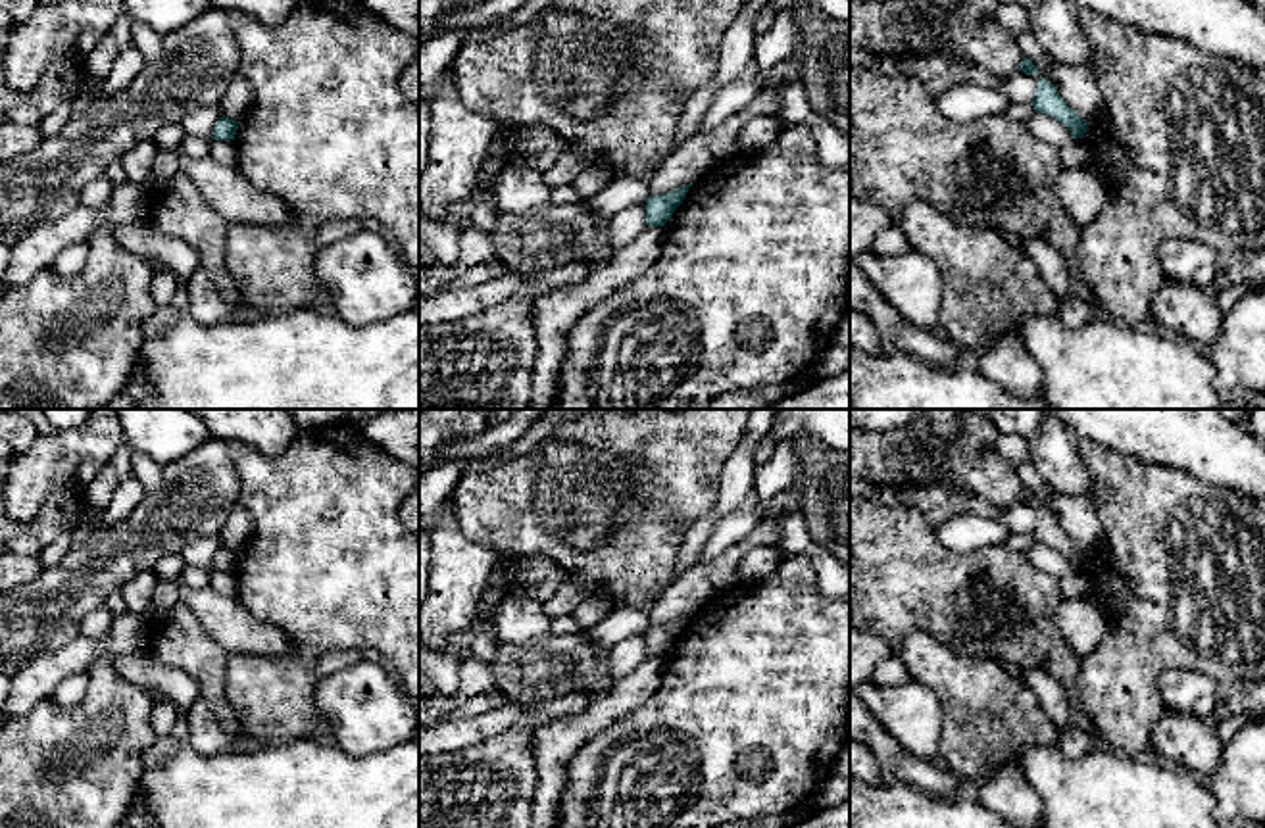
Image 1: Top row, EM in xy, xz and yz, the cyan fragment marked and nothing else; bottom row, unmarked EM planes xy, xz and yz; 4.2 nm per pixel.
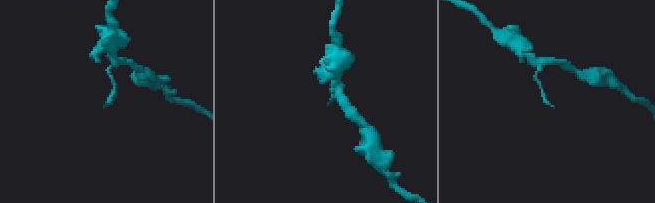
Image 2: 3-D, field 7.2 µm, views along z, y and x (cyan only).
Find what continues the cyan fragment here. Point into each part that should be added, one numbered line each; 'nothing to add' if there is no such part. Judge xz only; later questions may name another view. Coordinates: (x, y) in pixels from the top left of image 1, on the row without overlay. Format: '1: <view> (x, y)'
nothing to add

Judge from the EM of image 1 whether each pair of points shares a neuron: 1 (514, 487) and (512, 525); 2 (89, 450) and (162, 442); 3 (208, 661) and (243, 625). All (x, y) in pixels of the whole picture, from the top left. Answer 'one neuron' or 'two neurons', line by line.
1: one neuron
2: two neurons
3: two neurons

